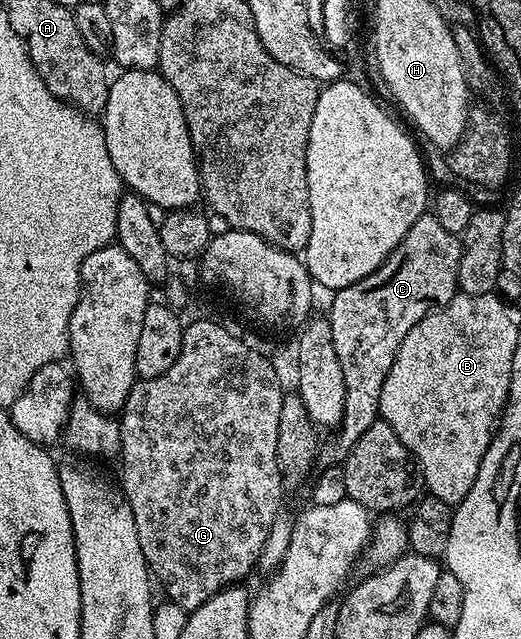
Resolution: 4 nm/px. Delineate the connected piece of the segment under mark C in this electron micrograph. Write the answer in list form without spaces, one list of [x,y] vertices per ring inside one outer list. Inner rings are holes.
[[[425,212],[405,232],[401,244],[389,252],[389,256],[365,280],[357,280],[357,284],[349,284],[345,288],[334,291],[331,302],[331,327],[333,328],[333,348],[337,348],[337,360],[341,360],[341,376],[345,380],[345,406],[335,438],[322,443],[317,455],[317,462],[323,468],[338,467],[347,458],[347,454],[361,440],[361,436],[369,428],[369,424],[380,421],[379,397],[381,384],[385,384],[385,376],[389,376],[389,368],[393,368],[393,360],[397,348],[401,348],[401,340],[429,312],[439,306],[449,304],[449,300],[459,290],[459,265],[463,243],[460,235],[445,232],[445,228],[434,214]]]

